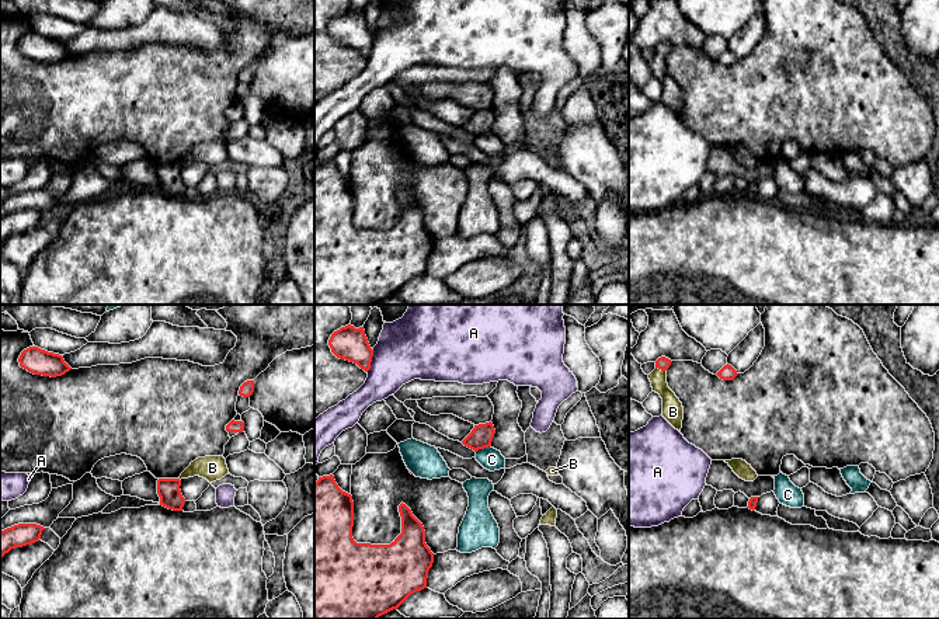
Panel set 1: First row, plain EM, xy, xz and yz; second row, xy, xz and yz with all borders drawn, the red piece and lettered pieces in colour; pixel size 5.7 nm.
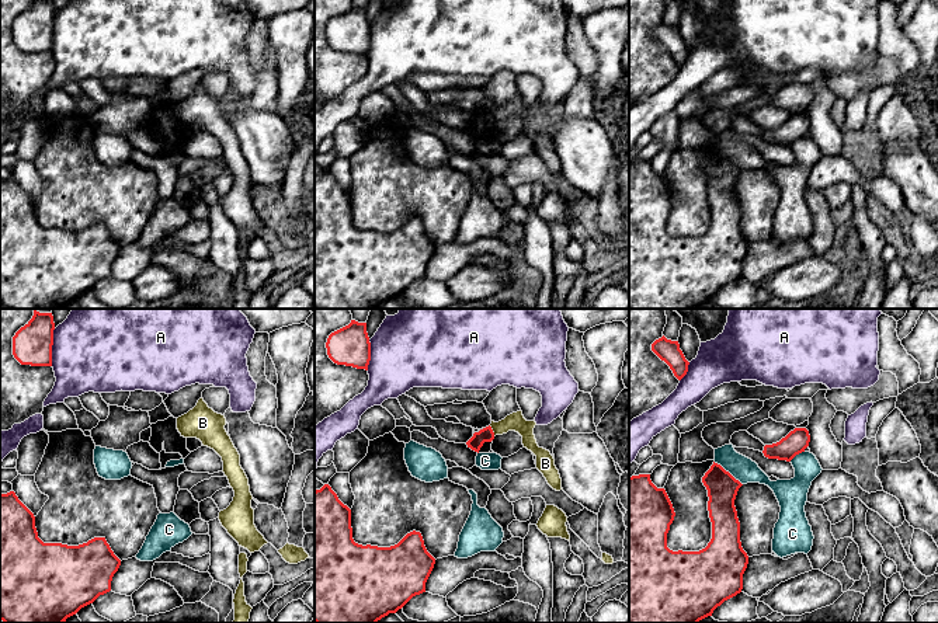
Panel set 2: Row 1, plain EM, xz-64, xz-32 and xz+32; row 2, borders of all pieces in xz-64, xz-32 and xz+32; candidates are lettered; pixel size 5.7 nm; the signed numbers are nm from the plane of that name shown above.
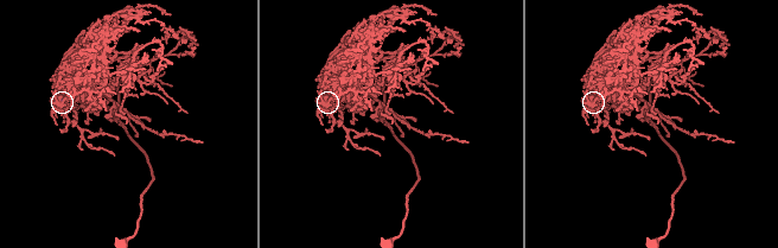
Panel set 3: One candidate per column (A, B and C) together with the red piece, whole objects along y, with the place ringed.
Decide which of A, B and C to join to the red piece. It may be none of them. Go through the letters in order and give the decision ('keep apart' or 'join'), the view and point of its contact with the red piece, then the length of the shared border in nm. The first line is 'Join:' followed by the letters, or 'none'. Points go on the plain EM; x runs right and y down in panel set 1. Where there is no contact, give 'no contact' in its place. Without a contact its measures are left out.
Join: none
A: keep apart; meets red in xz at (371, 47); contact 140 nm long
B: keep apart; meets red in yz at (661, 55); contact 70 nm long
C: keep apart; meets red in xz at (483, 134); contact 100 nm long

